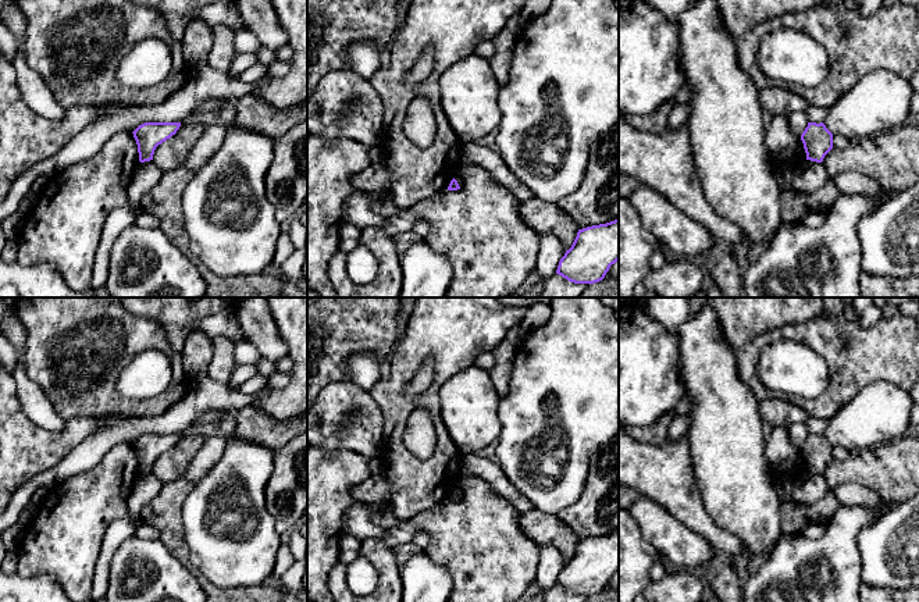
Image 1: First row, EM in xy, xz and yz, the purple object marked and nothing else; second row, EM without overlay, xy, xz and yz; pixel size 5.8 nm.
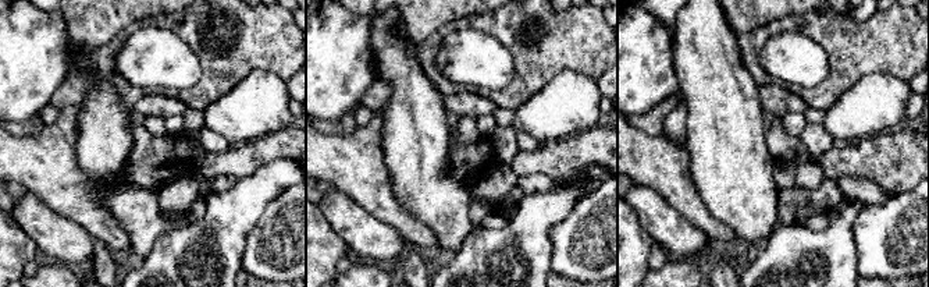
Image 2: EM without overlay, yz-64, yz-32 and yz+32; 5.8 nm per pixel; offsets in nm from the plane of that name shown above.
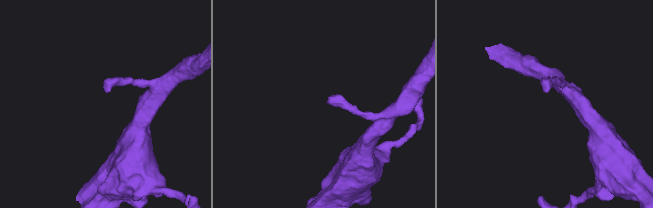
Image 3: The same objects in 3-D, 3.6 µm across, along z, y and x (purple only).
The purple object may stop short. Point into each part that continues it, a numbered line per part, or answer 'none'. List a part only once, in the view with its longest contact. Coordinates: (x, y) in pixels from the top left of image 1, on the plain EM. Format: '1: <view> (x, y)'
none

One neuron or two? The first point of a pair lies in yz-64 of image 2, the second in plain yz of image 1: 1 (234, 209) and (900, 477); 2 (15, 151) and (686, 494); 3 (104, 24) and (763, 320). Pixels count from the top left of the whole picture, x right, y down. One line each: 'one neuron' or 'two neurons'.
1: two neurons
2: one neuron
3: one neuron

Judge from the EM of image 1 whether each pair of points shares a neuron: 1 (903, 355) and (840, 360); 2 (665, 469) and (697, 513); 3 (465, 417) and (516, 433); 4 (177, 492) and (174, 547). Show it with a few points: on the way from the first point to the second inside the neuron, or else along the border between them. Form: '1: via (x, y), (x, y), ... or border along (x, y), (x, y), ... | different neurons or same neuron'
1: via (887, 355), (855, 358) | same neuron
2: via (669, 480), (686, 502) | same neuron
3: border along (499, 399), (498, 421), (501, 434), (495, 441) | different neurons
4: via (171, 506), (171, 533) | same neuron

